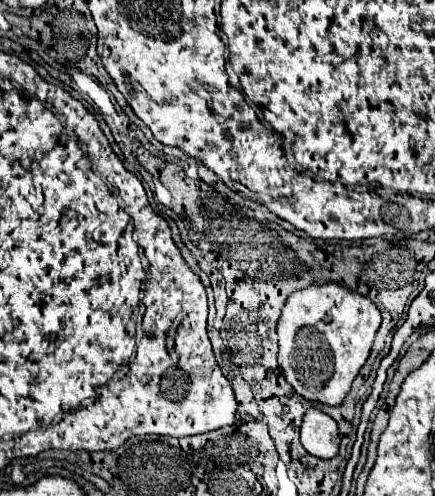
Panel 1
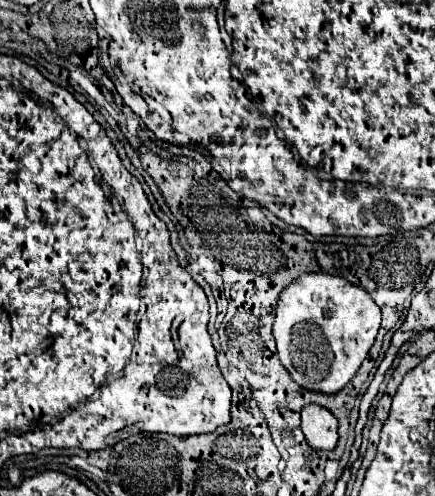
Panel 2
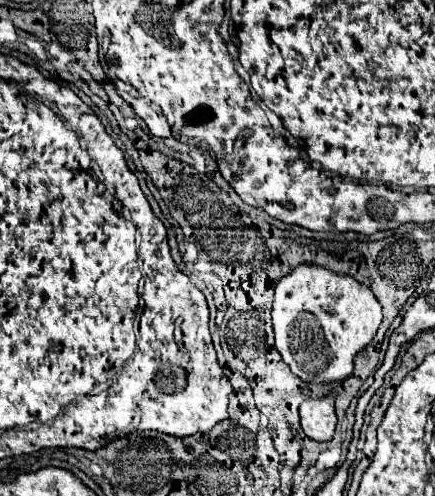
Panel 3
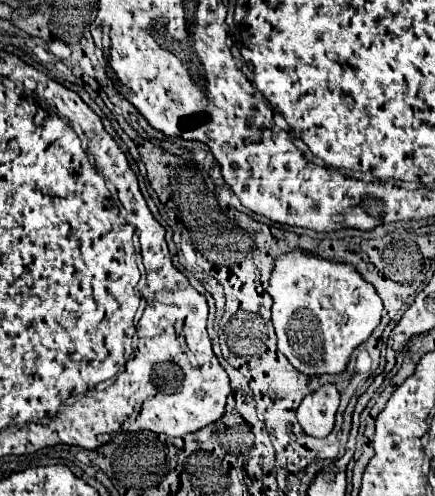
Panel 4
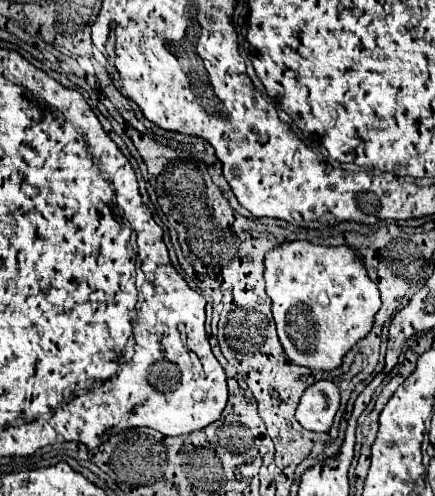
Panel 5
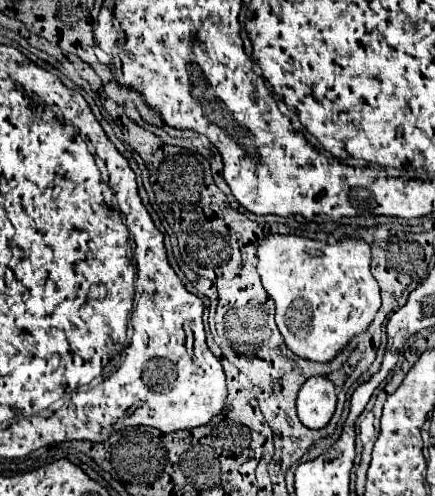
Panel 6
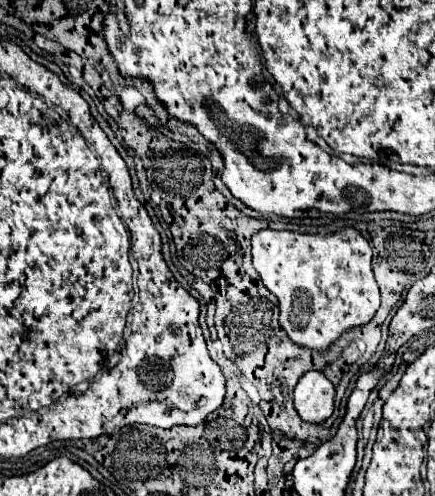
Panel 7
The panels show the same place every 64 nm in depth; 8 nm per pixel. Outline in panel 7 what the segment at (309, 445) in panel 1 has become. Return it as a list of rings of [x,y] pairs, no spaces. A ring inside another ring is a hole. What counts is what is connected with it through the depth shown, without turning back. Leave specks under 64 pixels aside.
[[[320,370],[302,374],[294,388],[294,406],[306,422],[322,422],[334,410],[334,386]]]

